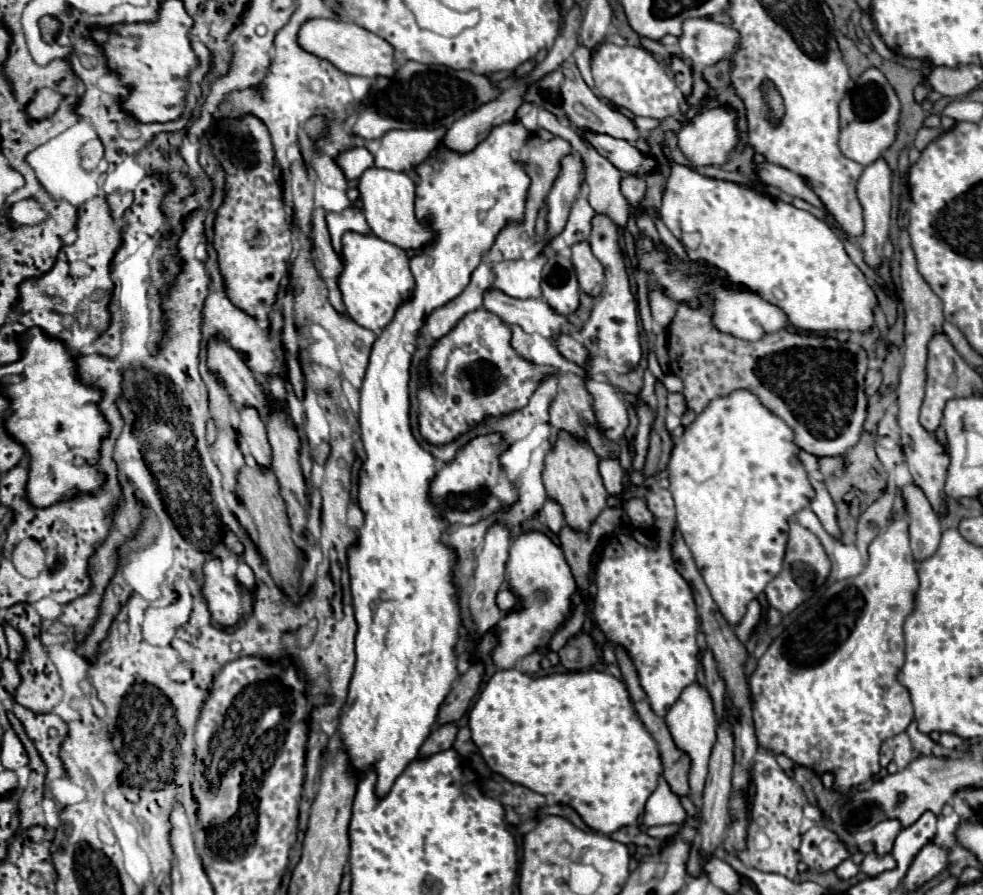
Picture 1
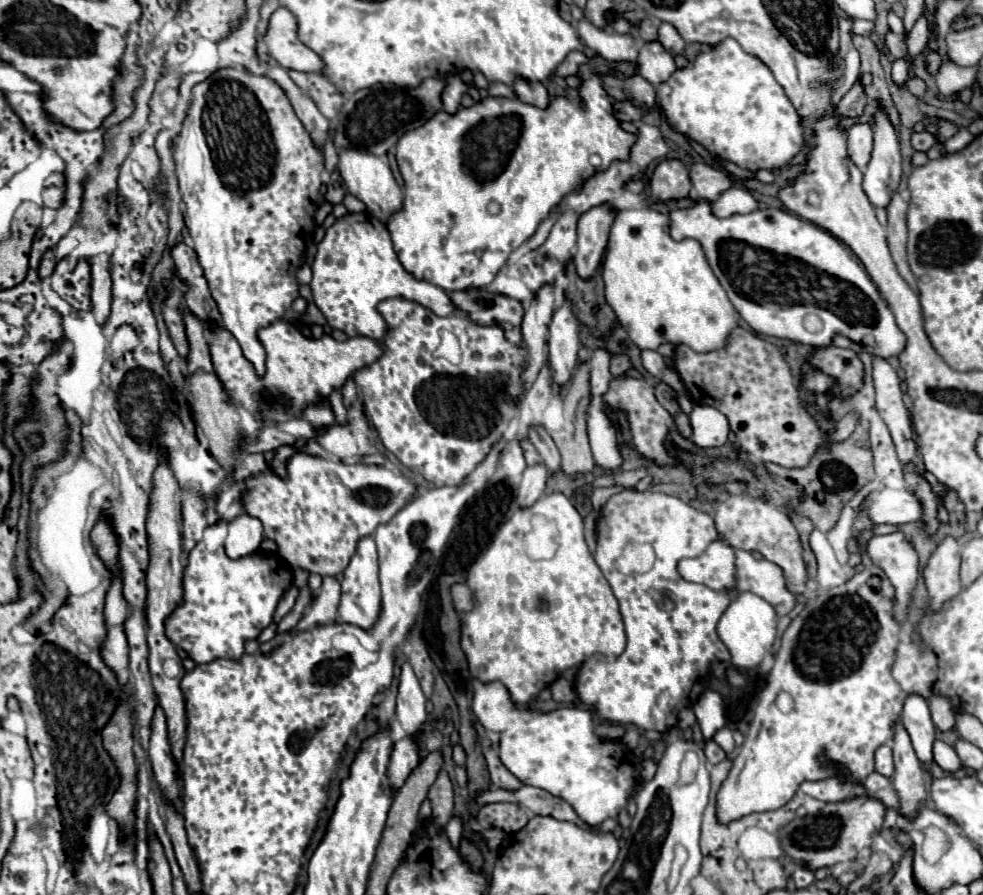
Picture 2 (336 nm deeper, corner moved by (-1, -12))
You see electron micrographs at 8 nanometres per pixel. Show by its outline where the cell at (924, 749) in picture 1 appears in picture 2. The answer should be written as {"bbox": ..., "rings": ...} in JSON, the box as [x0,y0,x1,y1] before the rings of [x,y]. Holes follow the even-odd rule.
{"bbox":[933,740,961,772],"rings":[[[935,740],[935,744],[933,744],[933,758],[945,772],[955,772],[961,768],[961,760],[955,754],[955,750],[941,740]]]}

